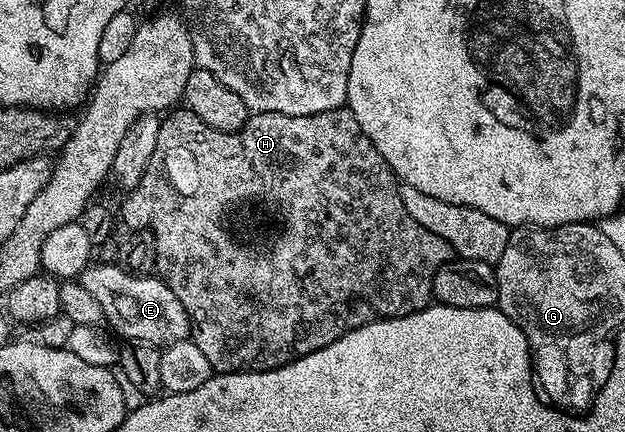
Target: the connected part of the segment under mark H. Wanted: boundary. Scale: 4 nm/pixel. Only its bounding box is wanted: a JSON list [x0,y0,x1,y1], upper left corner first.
[120,107,456,374]

